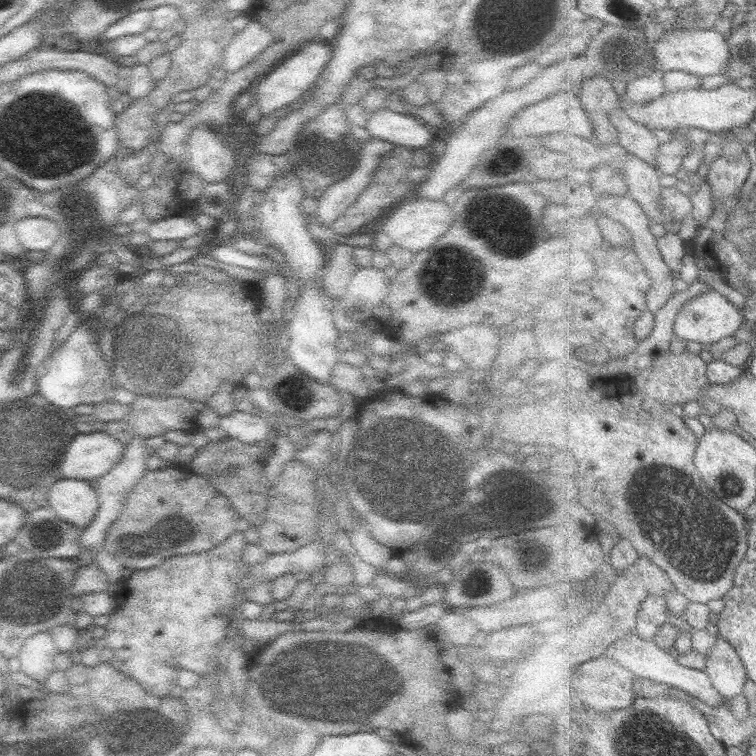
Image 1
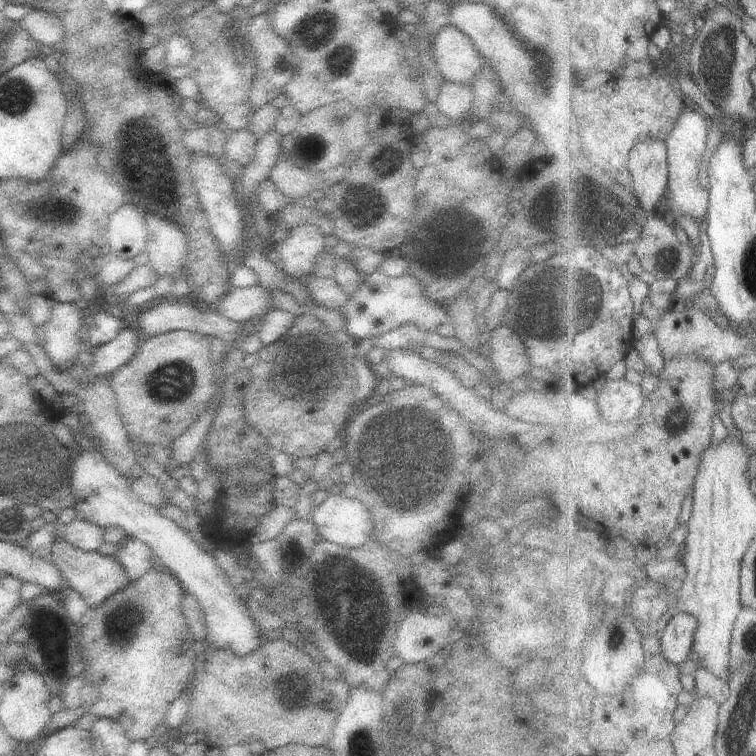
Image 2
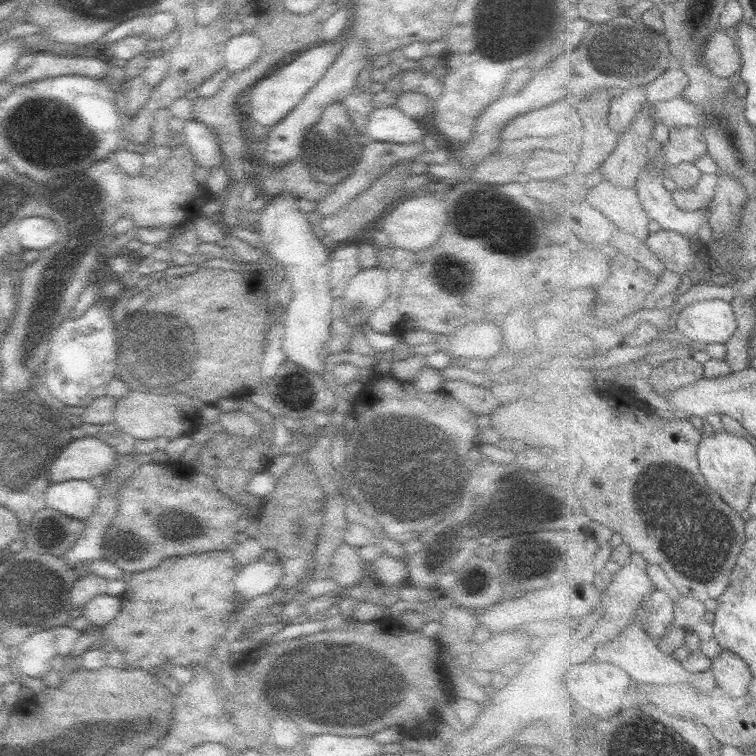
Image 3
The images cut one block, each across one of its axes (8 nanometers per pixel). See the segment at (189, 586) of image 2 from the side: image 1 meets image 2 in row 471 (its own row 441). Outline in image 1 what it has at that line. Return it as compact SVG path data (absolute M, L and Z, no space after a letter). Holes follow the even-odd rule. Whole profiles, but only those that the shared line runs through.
M103 432L76 434L58 462L61 479L97 482L122 458L124 447Z

